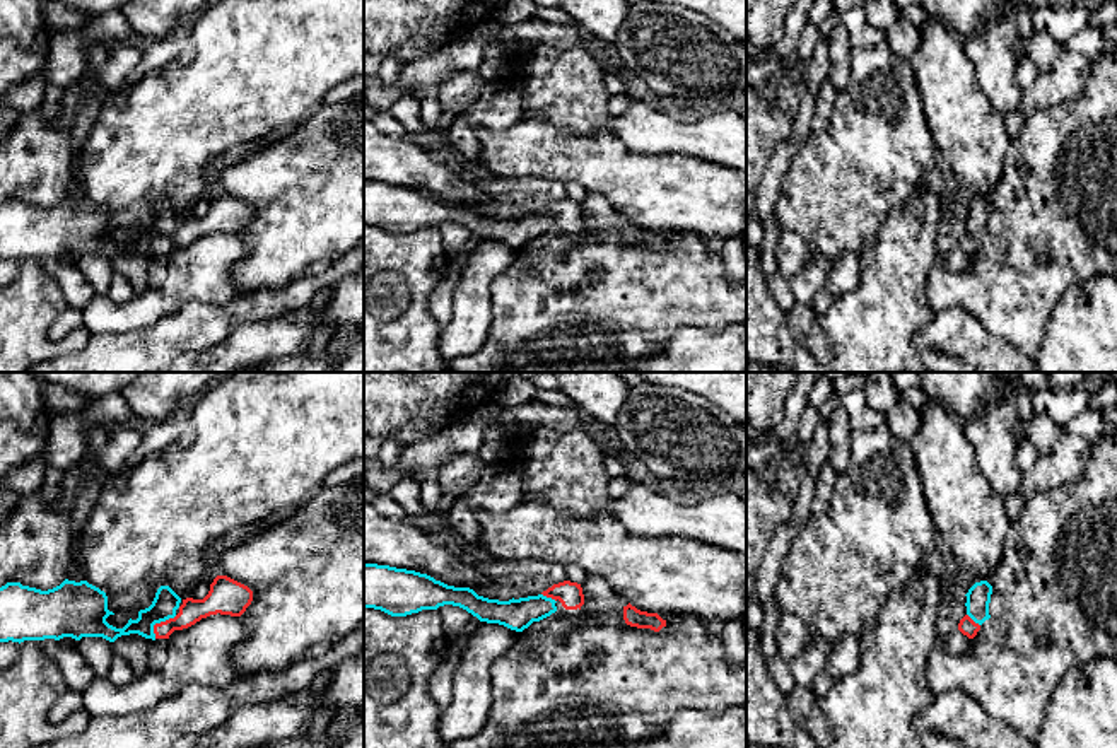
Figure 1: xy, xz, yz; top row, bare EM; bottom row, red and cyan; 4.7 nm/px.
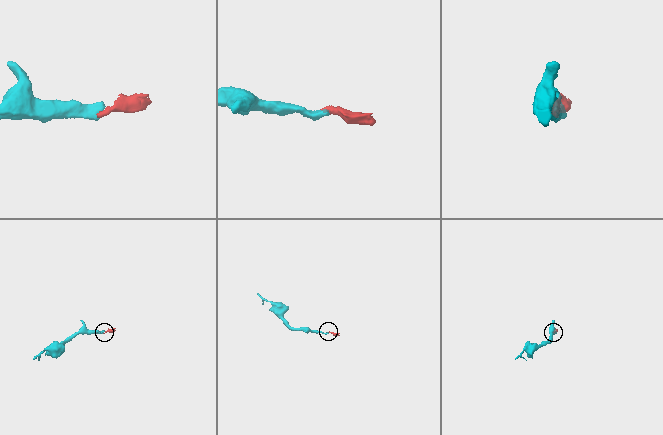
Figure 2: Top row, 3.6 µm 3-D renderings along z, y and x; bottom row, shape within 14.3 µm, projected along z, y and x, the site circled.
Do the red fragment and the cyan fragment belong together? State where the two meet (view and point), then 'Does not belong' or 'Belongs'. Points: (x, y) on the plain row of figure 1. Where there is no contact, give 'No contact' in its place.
Touches red at xy (161, 239). Belongs

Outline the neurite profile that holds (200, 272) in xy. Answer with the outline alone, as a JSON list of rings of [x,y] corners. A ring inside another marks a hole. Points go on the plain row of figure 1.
[[[220,231],[174,248],[159,287],[125,304],[114,304],[108,294],[94,294],[82,309],[84,328],[91,335],[125,333],[149,328],[190,302],[225,306],[243,294],[231,282],[231,270],[246,254],[248,244],[239,234]]]

